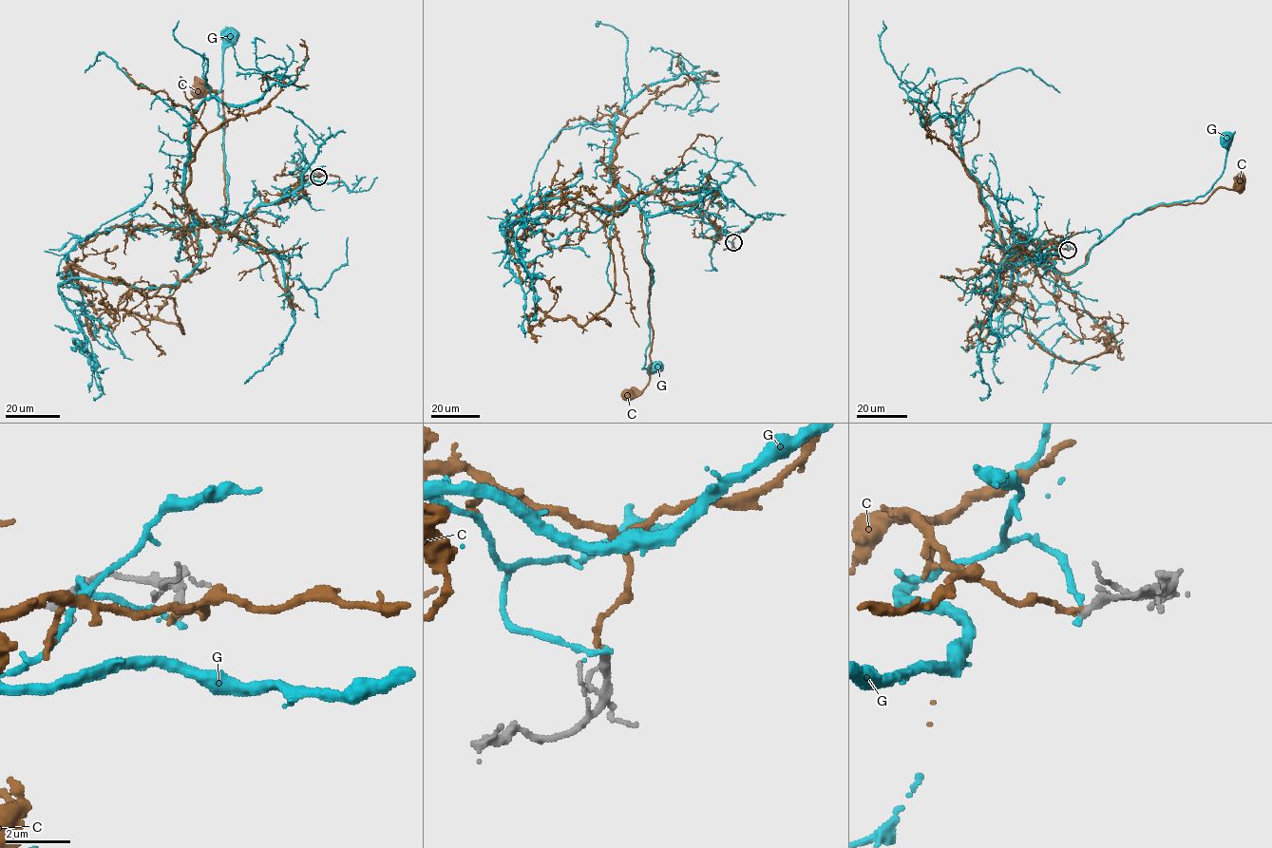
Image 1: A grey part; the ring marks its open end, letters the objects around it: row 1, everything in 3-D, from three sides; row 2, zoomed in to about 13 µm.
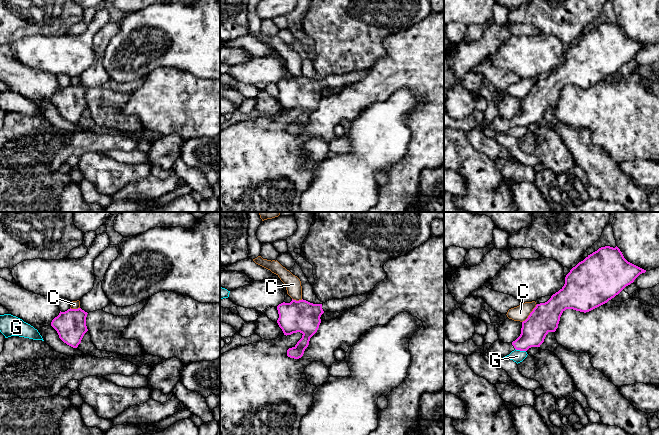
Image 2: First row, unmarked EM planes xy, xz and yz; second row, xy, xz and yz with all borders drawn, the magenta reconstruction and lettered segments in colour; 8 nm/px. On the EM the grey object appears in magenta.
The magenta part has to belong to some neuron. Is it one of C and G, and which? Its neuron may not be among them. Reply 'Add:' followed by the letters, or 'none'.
Add: none

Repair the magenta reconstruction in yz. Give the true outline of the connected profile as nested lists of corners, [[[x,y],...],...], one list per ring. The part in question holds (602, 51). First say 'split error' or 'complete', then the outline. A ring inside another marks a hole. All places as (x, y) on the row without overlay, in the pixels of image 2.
split error; [[[605,22],[588,31],[573,43],[565,53],[564,62],[545,78],[537,80],[528,94],[522,98],[521,110],[512,119],[502,119],[499,115],[488,126],[488,133],[498,134],[509,131],[512,127],[527,127],[531,123],[540,123],[549,108],[558,104],[560,93],[566,85],[589,88],[614,74],[626,62],[646,46],[628,38],[620,25]]]

